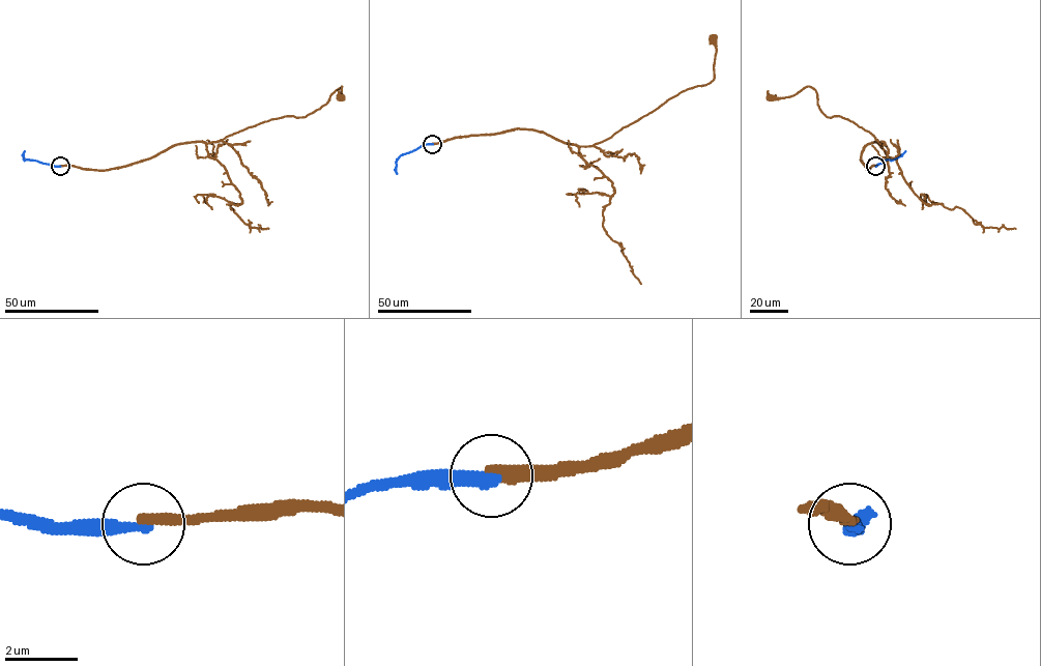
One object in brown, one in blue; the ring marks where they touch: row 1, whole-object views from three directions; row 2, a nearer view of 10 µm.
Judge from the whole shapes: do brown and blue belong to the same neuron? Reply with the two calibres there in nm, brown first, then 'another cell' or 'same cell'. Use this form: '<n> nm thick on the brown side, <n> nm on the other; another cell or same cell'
360 nm thick on the brown side, 320 nm on the other; another cell

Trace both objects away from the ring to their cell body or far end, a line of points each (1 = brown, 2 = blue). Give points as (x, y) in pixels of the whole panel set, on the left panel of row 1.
1: (60, 166), (119, 168), (179, 143), (221, 141), (270, 119), (305, 117), (342, 86), (343, 98), (339, 97)
2: (60, 166), (24, 160), (24, 150)

